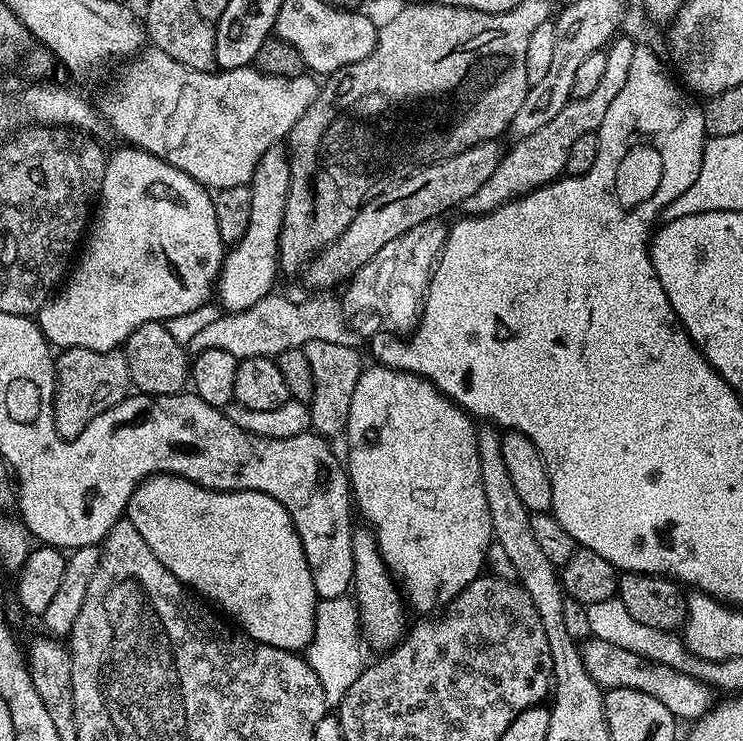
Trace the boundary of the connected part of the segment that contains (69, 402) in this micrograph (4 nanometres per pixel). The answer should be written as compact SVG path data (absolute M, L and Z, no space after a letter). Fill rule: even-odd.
M66 348L55 357L56 395L52 413L56 432L61 438L73 440L95 416L121 404L132 388L130 370L126 366L123 351L99 352L85 348Z

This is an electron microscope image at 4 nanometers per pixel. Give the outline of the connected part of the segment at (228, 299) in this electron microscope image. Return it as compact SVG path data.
M277 146L266 150L258 162L252 175L251 190L253 206L250 209L250 222L240 241L227 249L224 265L220 268L219 277L214 285L215 295L220 295L220 304L225 313L241 312L249 308L273 291L272 283L278 277L278 261L280 259L280 231L284 228L284 207L290 190L290 166L288 165L289 153L283 147Z

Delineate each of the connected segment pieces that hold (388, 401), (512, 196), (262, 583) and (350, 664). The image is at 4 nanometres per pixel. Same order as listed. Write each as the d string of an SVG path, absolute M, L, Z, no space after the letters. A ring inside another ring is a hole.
M379 362L373 363L373 365L373 368L365 367L361 371L358 378L358 386L354 386L354 398L350 398L352 419L350 421L350 431L347 433L347 436L349 435L348 460L346 456L346 471L350 481L350 492L354 497L354 504L358 509L359 515L361 512L369 520L367 523L375 535L376 543L380 546L380 557L384 559L384 564L388 567L389 573L398 581L399 587L406 597L407 607L411 611L413 608L416 612L432 614L451 604L452 599L463 588L470 586L470 582L474 582L477 576L481 575L483 568L480 567L485 567L486 553L494 540L490 514L486 506L486 494L482 490L480 463L478 462L478 450L476 449L478 428L474 423L473 417L469 416L464 409L439 392L424 377L415 376L413 372L401 372L399 368L385 368Z
M617 35L607 45L606 74L602 74L602 82L598 82L598 87L592 93L586 94L586 98L570 99L565 108L542 129L530 134L529 137L517 139L512 144L513 148L503 153L492 177L464 200L463 211L468 214L492 212L496 208L501 208L503 204L518 199L519 196L533 192L535 188L541 188L543 184L550 184L553 180L563 177L571 144L577 138L582 138L582 134L596 132L599 129L602 118L606 118L606 110L610 110L610 102L626 84L626 78L630 74L630 58L636 47L630 37Z
M157 474L148 477L134 490L126 516L138 534L146 538L146 546L154 550L154 558L158 558L174 578L219 609L225 617L233 616L241 624L237 625L253 640L276 648L276 528L280 528L277 500L261 492L218 492L181 476Z
M351 595L326 598L315 605L312 640L308 643L306 649L306 659L310 670L314 670L314 674L318 676L318 682L322 684L322 694L329 706L339 706L342 698L346 698L346 690L350 690L350 686L354 686L354 682L360 676L362 671L362 663L360 664L360 644L362 648L360 633L359 613L356 610L355 599Z

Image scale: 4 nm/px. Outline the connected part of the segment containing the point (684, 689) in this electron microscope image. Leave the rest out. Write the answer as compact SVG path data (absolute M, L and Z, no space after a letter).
M589 638L583 641L580 661L584 663L586 674L590 674L590 678L594 678L594 682L600 685L601 689L633 688L650 694L650 698L658 698L658 702L662 702L662 706L666 706L666 710L670 710L670 714L675 716L677 721L695 722L713 707L713 689L704 681L675 672L665 664L654 664L630 650L614 646L607 638Z

